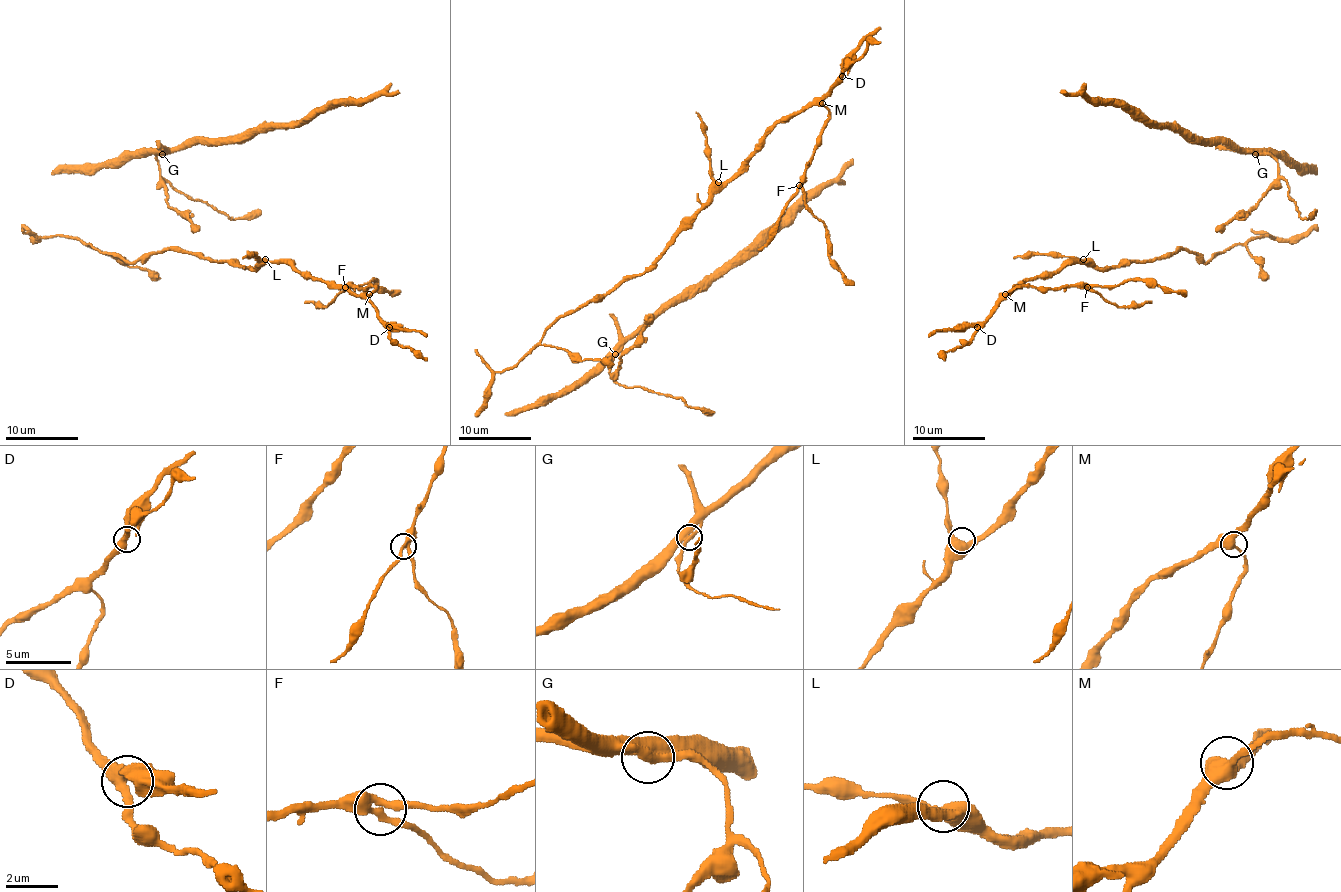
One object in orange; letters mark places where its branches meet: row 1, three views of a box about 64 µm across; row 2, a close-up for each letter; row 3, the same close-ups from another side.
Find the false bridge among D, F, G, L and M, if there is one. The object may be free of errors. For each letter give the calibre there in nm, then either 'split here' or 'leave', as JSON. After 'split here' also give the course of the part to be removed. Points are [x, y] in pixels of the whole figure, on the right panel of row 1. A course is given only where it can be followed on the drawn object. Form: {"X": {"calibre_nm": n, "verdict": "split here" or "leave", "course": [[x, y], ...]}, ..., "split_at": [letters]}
{"D": {"calibre_nm": 400, "verdict": "leave"}, "F": {"calibre_nm": 280, "verdict": "leave"}, "G": {"calibre_nm": 400, "verdict": "leave"}, "L": {"calibre_nm": 460, "verdict": "leave"}, "M": {"calibre_nm": 420, "verdict": "leave"}, "split_at": []}

